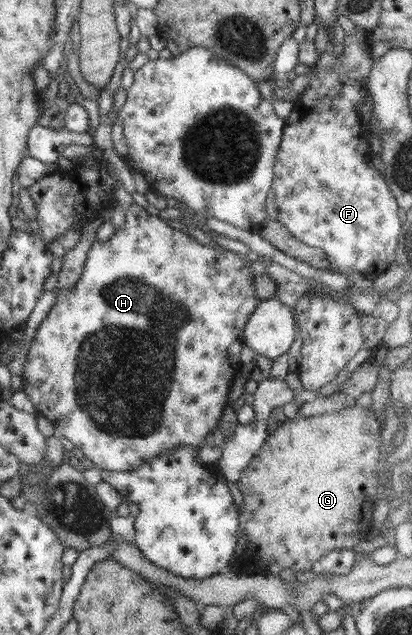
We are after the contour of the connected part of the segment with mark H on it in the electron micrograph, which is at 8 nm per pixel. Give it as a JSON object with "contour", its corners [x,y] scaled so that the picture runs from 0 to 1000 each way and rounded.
{"contour":[[[328,318],[303,334],[303,351],[262,378],[235,376],[223,383],[194,438],[172,455],[131,457],[141,472],[97,509],[73,542],[58,576],[58,606],[51,613],[78,631],[90,652],[126,665],[133,682],[165,691],[194,720],[214,721],[226,734],[277,743],[316,743],[340,737],[379,718],[432,702],[483,709],[500,688],[527,671],[549,643],[556,613],[573,592],[585,589],[583,559],[595,546],[595,515],[612,491],[629,479],[619,465],[617,431],[590,411],[590,402],[549,392],[522,392],[476,380],[459,369],[420,359],[405,348]]]}

